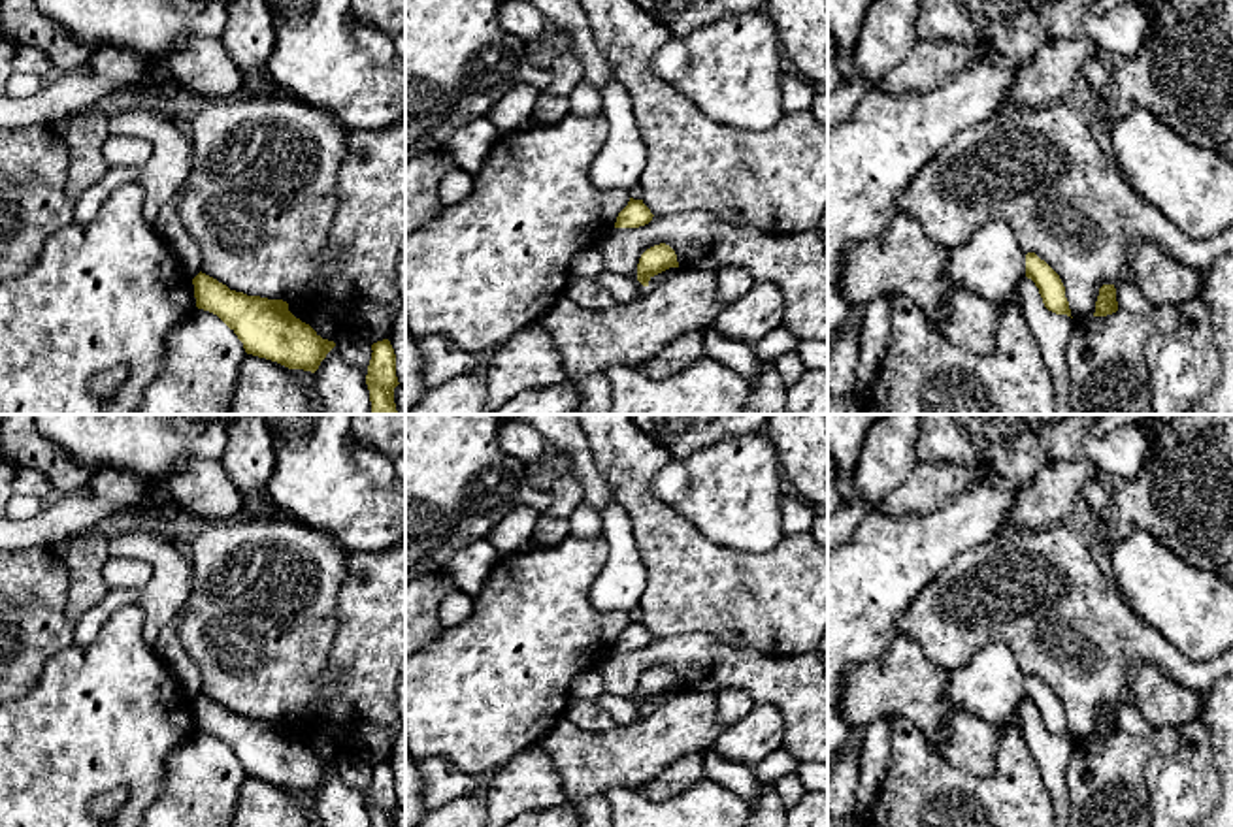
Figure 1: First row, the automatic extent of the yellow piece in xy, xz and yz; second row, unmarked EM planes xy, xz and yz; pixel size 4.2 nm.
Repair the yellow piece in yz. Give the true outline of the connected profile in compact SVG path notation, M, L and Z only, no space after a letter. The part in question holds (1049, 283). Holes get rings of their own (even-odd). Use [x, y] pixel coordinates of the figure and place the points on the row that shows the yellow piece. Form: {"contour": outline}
{"contour": "M1035 252L1026 254L1026 277L1035 283L1048 311L1071 316L1065 286L1060 275Z"}

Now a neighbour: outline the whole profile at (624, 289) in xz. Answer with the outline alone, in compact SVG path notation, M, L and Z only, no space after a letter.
M605 269L596 279L613 296L615 303L632 303L639 300L647 288L633 277L616 275Z

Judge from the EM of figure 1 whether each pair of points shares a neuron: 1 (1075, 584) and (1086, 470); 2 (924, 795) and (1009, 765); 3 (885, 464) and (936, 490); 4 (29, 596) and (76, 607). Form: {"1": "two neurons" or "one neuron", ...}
{"1": "two neurons", "2": "one neuron", "3": "two neurons", "4": "two neurons"}

